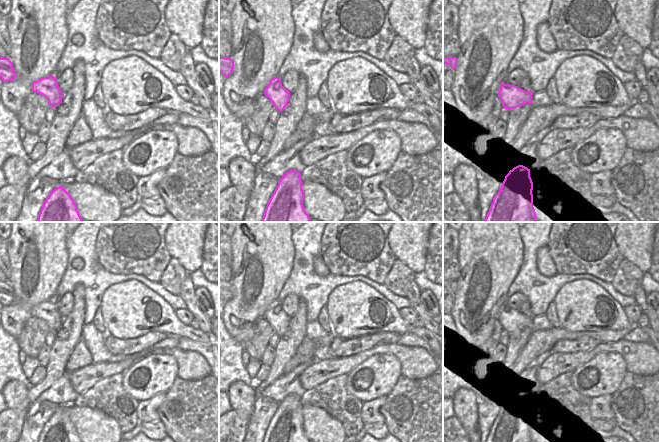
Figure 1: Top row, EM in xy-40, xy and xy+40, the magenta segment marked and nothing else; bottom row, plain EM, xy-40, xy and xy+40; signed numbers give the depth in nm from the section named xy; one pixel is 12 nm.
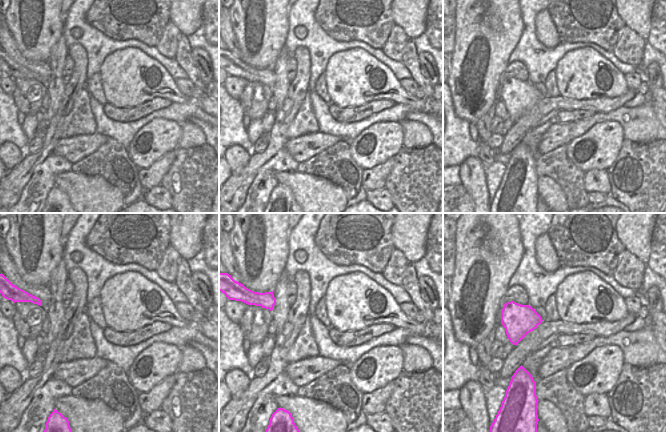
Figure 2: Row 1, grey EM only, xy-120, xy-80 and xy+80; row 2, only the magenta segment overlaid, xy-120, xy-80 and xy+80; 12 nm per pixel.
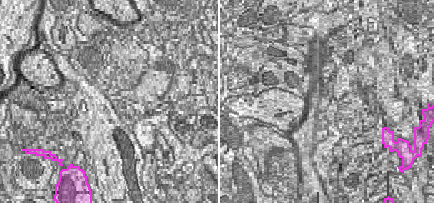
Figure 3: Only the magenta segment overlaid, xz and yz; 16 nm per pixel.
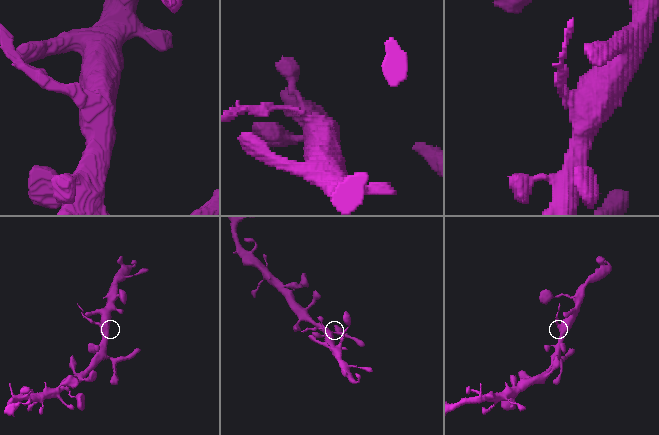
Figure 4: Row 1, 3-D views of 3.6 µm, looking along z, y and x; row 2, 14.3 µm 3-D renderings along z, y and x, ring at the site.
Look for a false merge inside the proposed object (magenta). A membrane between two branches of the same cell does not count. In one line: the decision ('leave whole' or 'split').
split

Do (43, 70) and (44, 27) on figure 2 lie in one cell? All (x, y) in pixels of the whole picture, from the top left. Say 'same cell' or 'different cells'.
different cells

